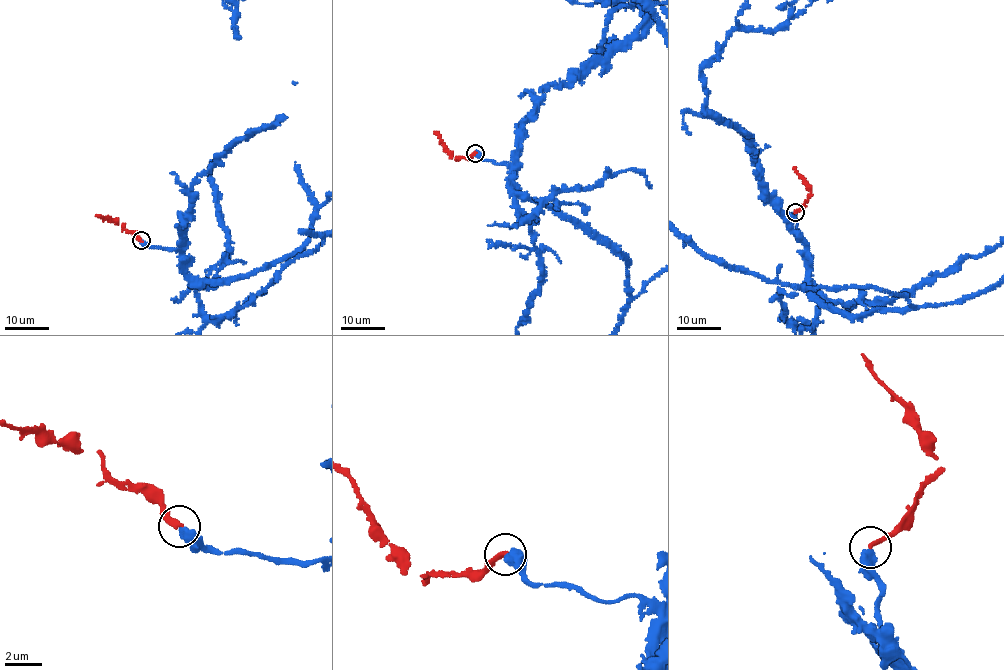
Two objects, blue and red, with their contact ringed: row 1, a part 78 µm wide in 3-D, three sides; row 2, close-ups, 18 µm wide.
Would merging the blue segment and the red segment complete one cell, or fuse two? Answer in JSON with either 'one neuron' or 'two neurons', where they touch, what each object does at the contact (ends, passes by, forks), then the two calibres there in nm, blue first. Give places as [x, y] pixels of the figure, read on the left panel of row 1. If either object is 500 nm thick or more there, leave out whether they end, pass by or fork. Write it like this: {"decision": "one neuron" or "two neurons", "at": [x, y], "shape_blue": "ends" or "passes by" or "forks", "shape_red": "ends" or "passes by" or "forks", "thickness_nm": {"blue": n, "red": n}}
{"decision": "one neuron", "at": [141, 240], "thickness_nm": {"blue": 550, "red": 300}}

